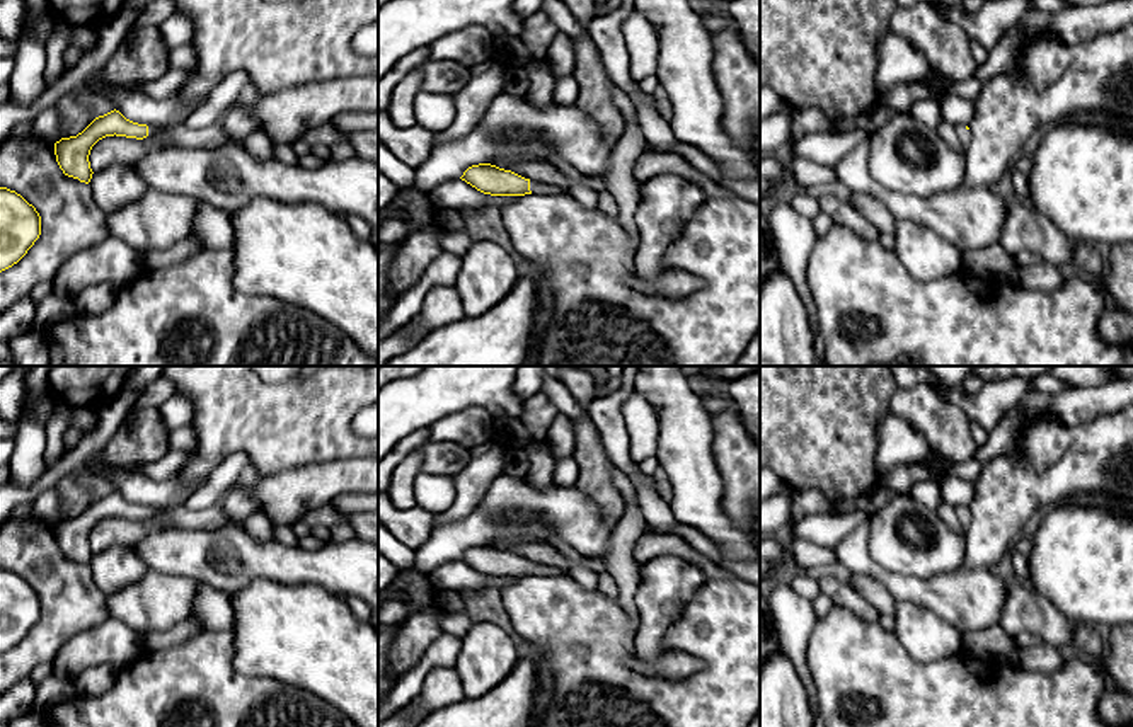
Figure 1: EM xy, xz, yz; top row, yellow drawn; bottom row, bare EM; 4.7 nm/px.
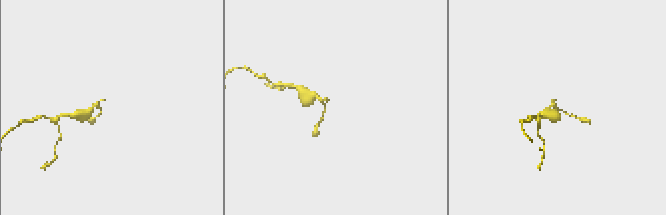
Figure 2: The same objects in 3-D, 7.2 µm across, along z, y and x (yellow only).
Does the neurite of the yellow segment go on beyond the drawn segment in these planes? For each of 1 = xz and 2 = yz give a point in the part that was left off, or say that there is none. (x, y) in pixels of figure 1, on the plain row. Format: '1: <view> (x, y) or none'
1: xz (537, 569)
2: yz (965, 518)

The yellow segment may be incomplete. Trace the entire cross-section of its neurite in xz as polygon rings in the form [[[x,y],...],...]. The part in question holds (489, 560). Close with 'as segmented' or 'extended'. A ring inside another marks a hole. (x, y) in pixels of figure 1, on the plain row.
[[[491,545],[469,548],[460,558],[477,572],[491,577],[525,577],[525,575],[562,575],[564,570],[543,564],[533,564],[511,552]]]; extended

